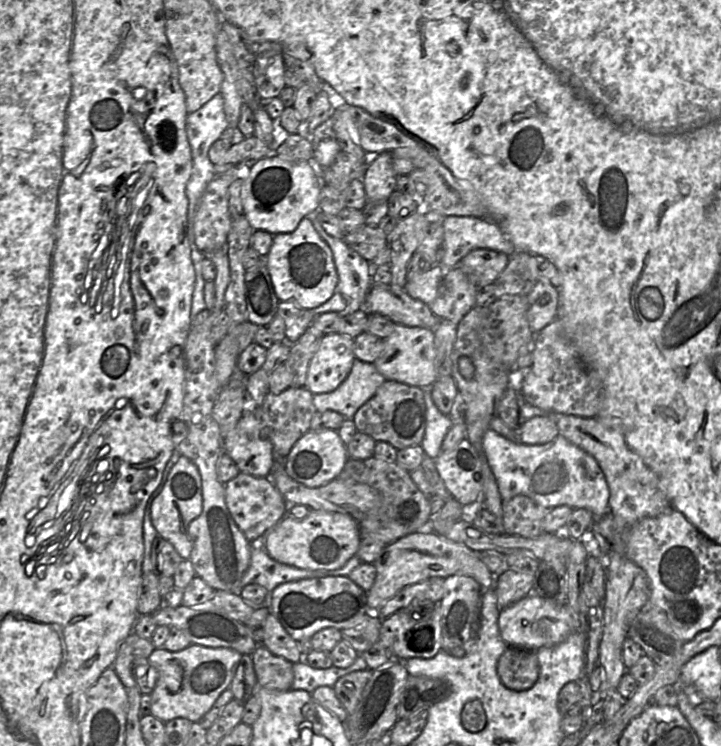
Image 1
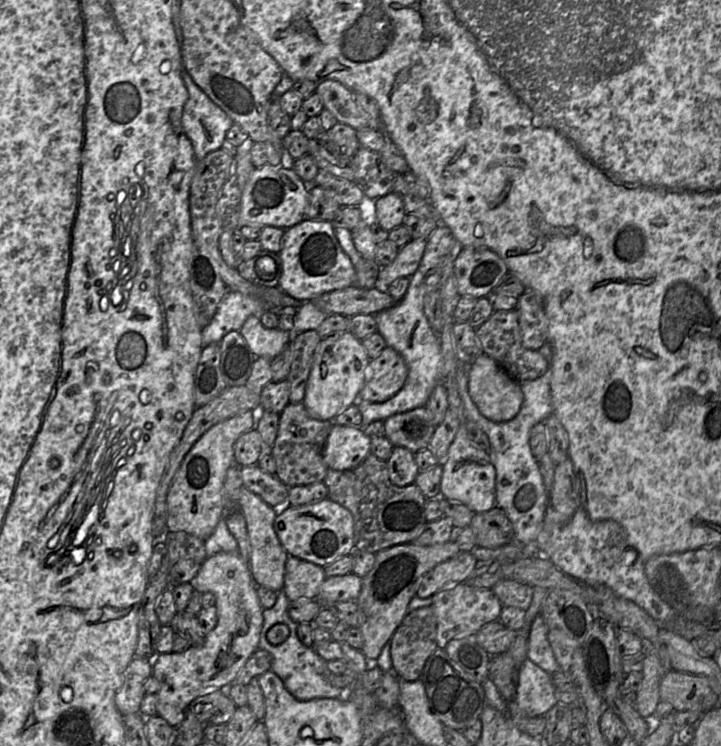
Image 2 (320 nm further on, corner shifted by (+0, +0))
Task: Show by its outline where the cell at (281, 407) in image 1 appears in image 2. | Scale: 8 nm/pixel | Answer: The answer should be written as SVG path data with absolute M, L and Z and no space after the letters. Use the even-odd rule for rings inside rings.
M290 402L279 414L277 437L269 451L276 462L275 476L284 485L290 488L324 480L328 467L323 459L323 450L333 425L331 420L313 418L303 402Z

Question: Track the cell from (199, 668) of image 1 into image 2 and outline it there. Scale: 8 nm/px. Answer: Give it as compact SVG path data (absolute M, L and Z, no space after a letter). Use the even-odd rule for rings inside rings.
M219 552L207 557L192 581L194 590L211 592L216 597L218 622L201 646L190 646L183 652L157 654L152 661L152 675L159 682L158 715L173 728L186 718L186 710L196 698L224 690L234 683L247 660L259 648L263 626L263 608L257 595L249 563L237 552Z

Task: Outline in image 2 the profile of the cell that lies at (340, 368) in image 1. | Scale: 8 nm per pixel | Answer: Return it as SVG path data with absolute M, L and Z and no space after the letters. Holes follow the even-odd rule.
M337 331L322 338L315 350L303 403L308 413L319 420L331 420L360 399L367 380L370 357L350 331Z

